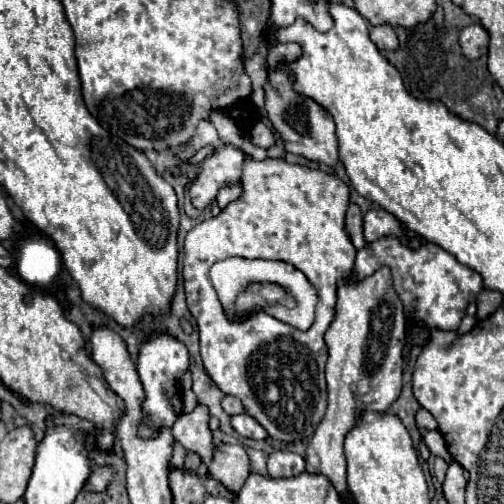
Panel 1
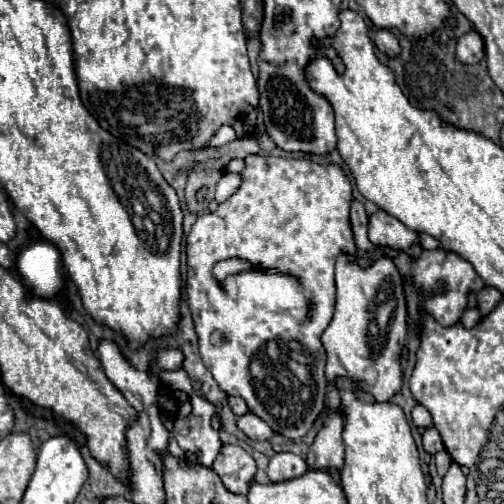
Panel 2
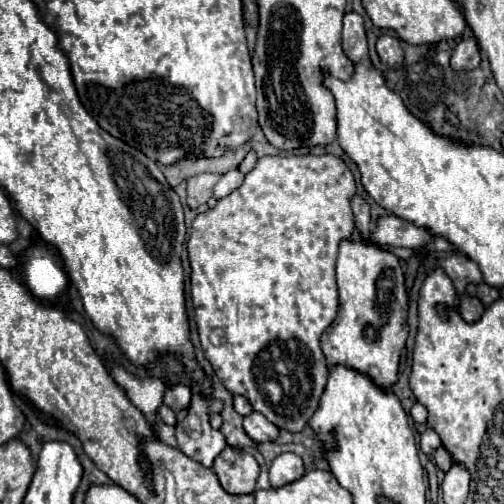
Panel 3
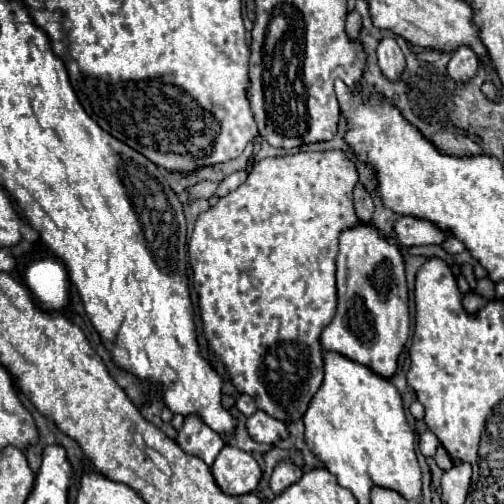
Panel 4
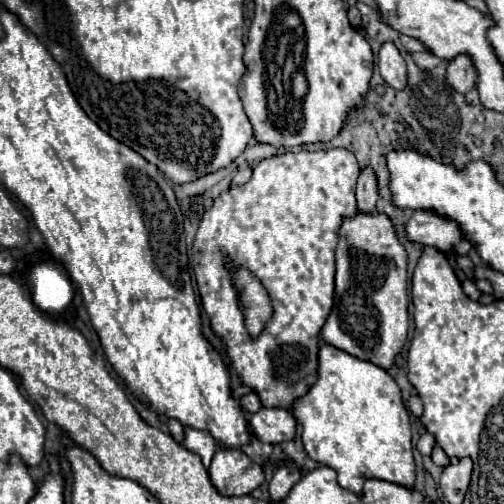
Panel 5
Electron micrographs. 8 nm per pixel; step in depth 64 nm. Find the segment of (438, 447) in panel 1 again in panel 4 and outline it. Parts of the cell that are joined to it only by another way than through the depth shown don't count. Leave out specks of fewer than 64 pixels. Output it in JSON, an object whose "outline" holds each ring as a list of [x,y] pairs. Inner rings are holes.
{"outline":[[[426,430],[426,432],[420,436],[420,444],[418,444],[418,446],[420,446],[420,452],[422,452],[424,456],[434,456],[438,444],[440,444],[440,440],[436,438],[436,434],[432,434],[430,430]]]}

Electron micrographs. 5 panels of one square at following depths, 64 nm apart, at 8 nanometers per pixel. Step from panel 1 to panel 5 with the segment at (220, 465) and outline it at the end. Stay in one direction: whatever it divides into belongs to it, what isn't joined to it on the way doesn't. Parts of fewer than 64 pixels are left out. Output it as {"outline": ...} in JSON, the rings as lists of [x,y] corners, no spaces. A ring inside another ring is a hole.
{"outline":[[[220,450],[208,468],[212,484],[224,496],[250,494],[264,482],[262,466],[252,462],[242,450]]]}

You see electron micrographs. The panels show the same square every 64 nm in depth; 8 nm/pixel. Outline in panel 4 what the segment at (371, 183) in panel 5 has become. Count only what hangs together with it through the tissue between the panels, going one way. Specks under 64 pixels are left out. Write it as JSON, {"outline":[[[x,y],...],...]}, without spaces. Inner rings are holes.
{"outline":[[[358,184],[356,190],[354,190],[354,210],[356,210],[356,216],[360,222],[368,224],[372,220],[372,212],[374,212],[374,204],[372,204],[372,198],[370,194]]]}

